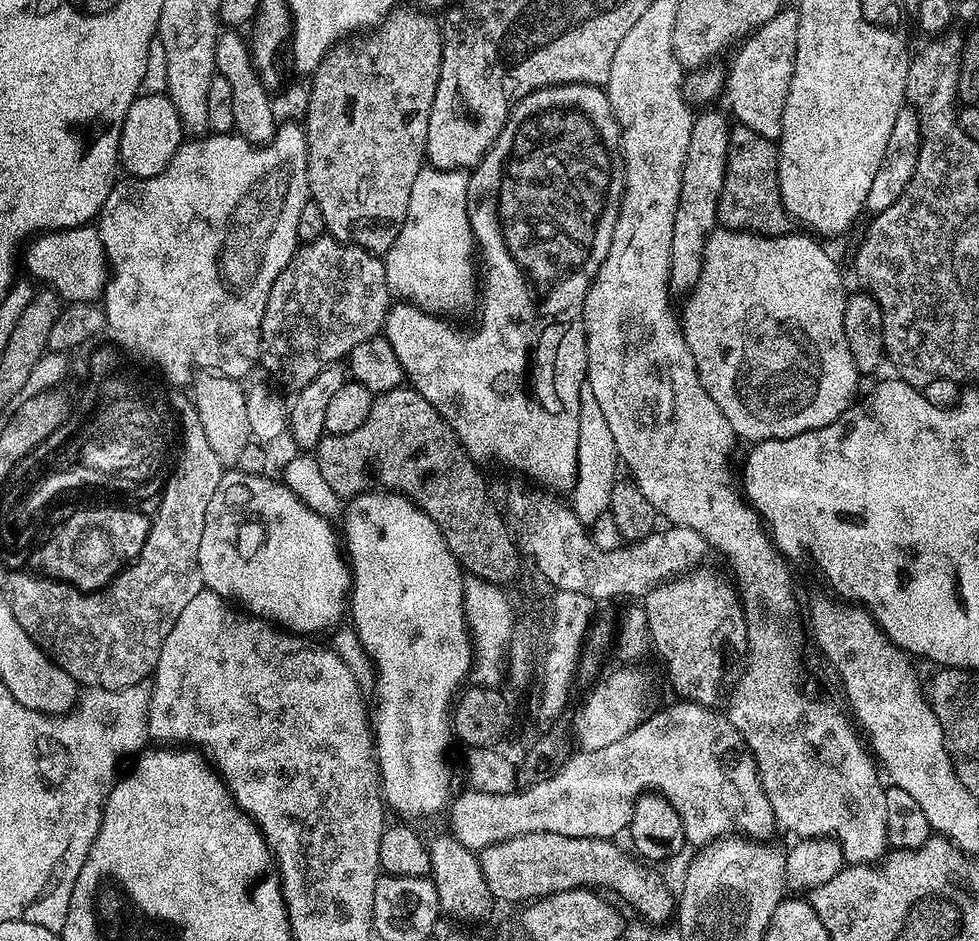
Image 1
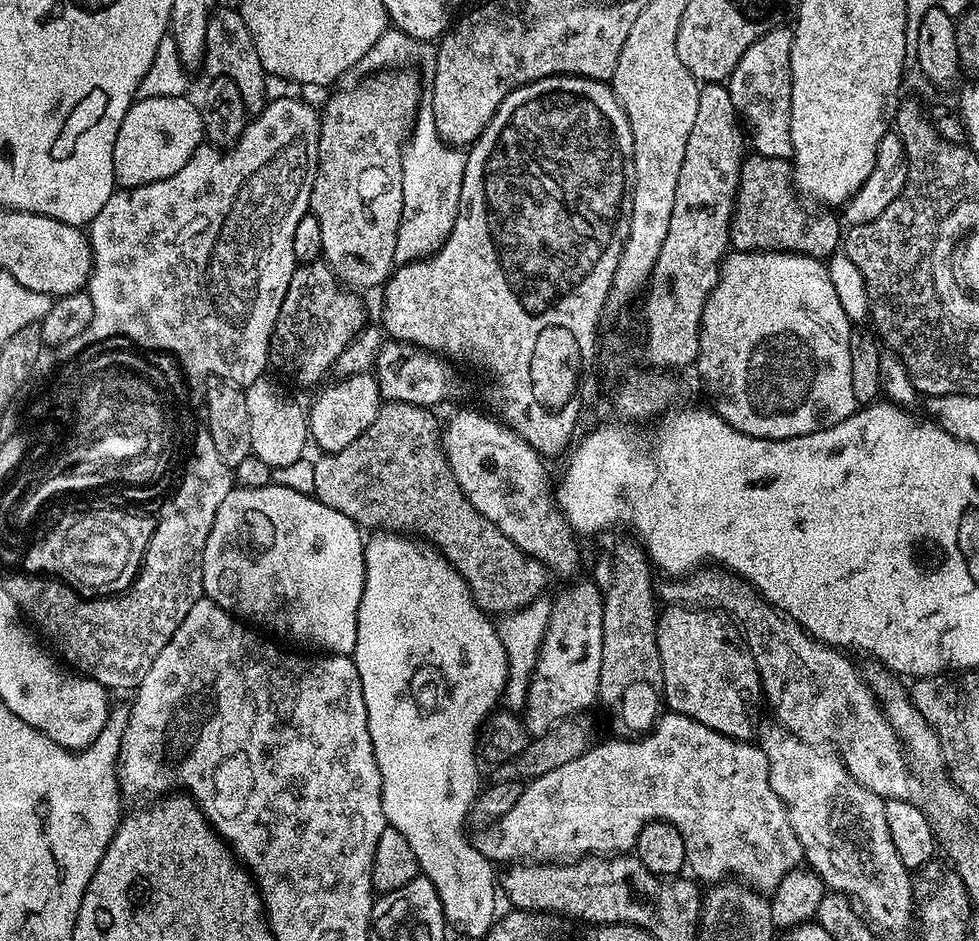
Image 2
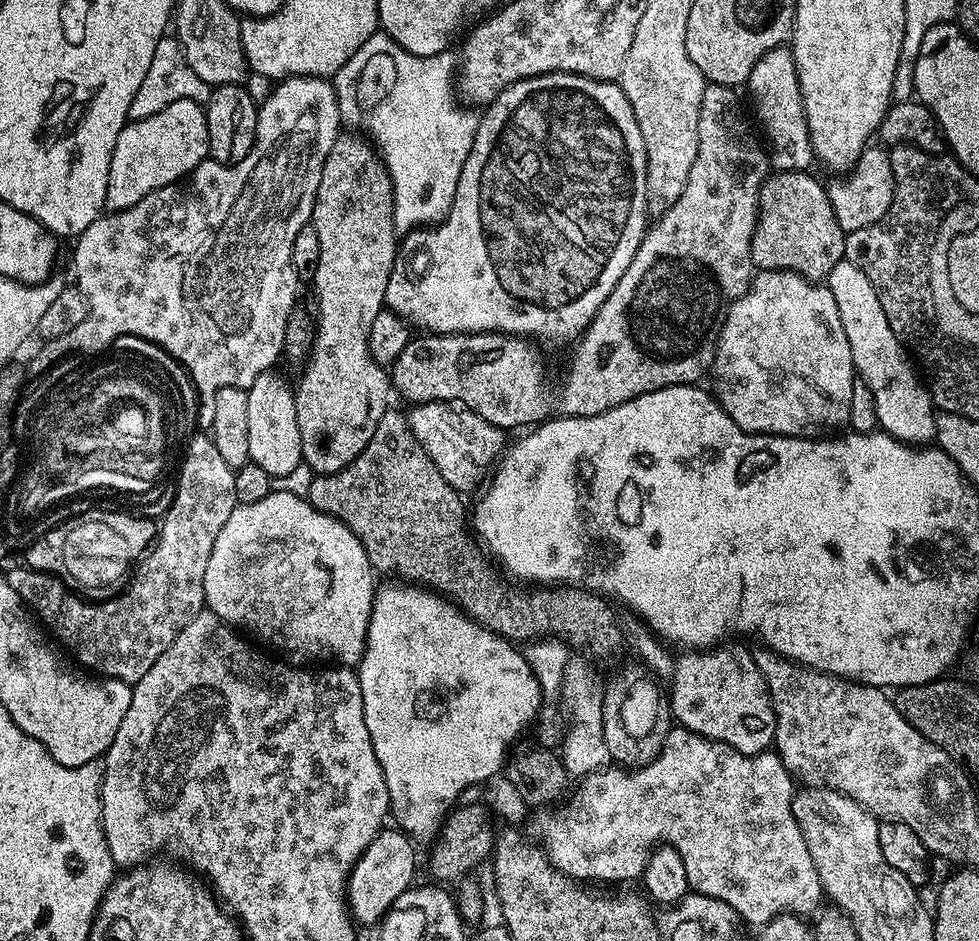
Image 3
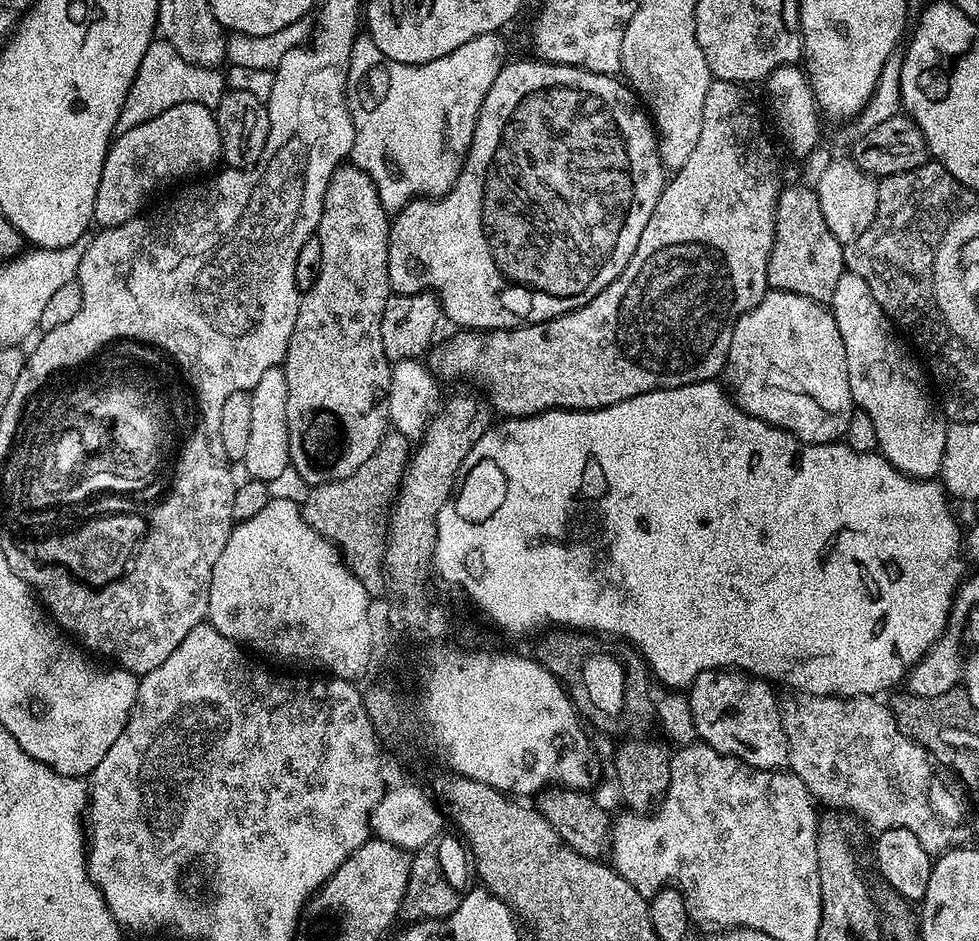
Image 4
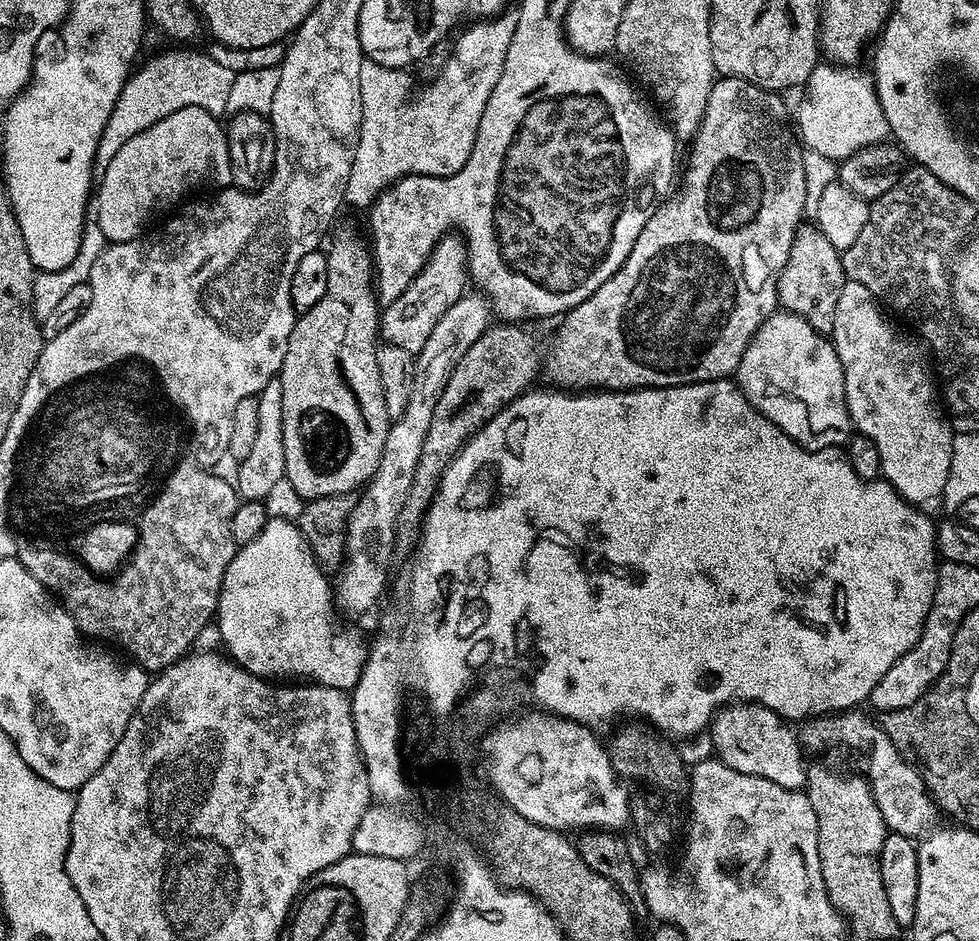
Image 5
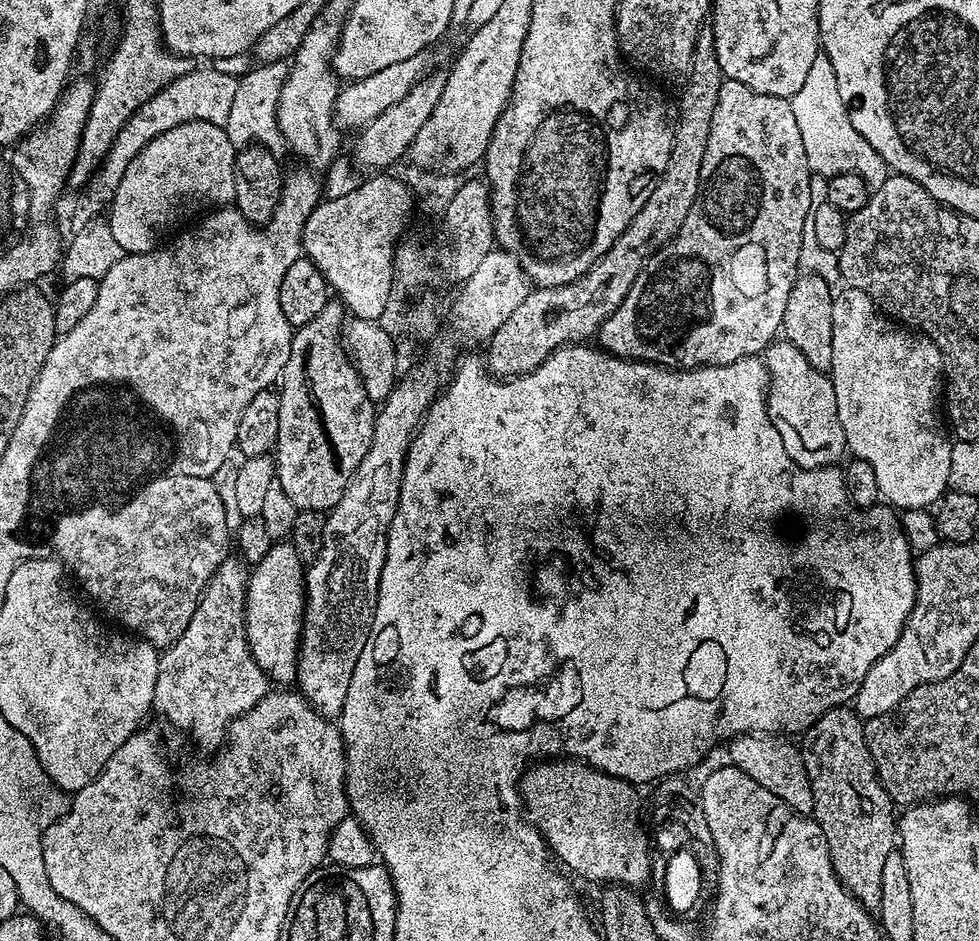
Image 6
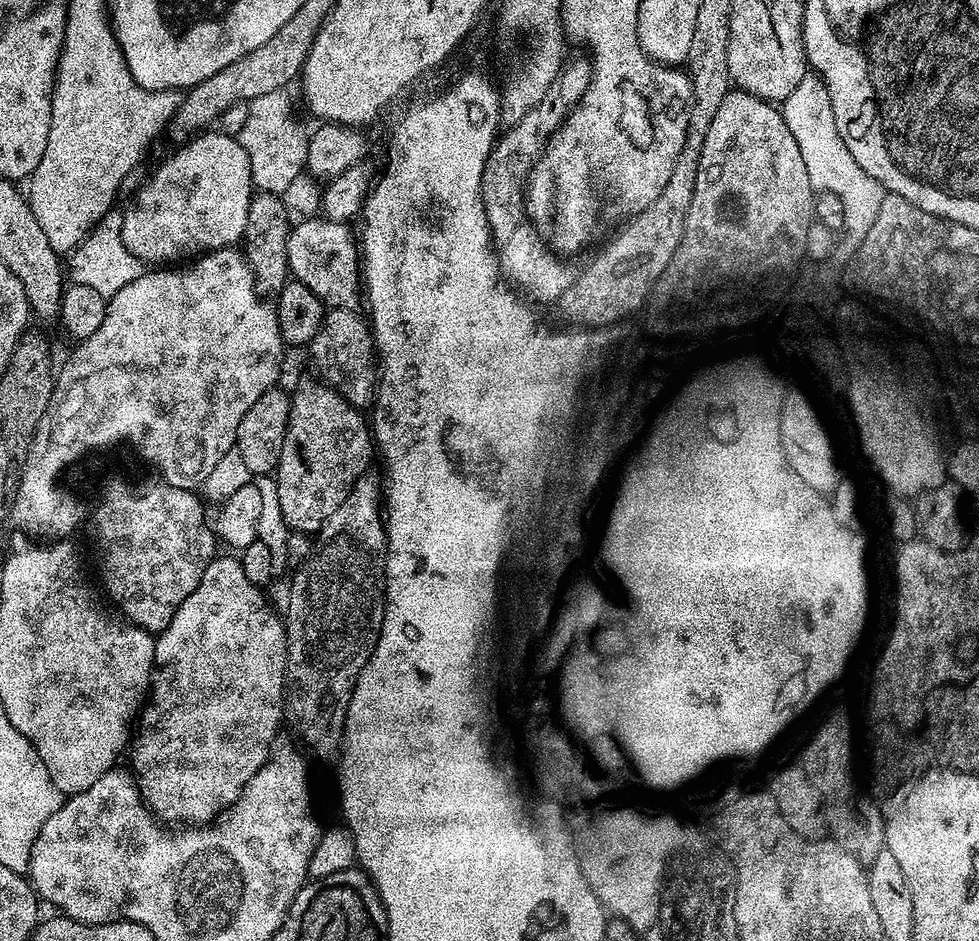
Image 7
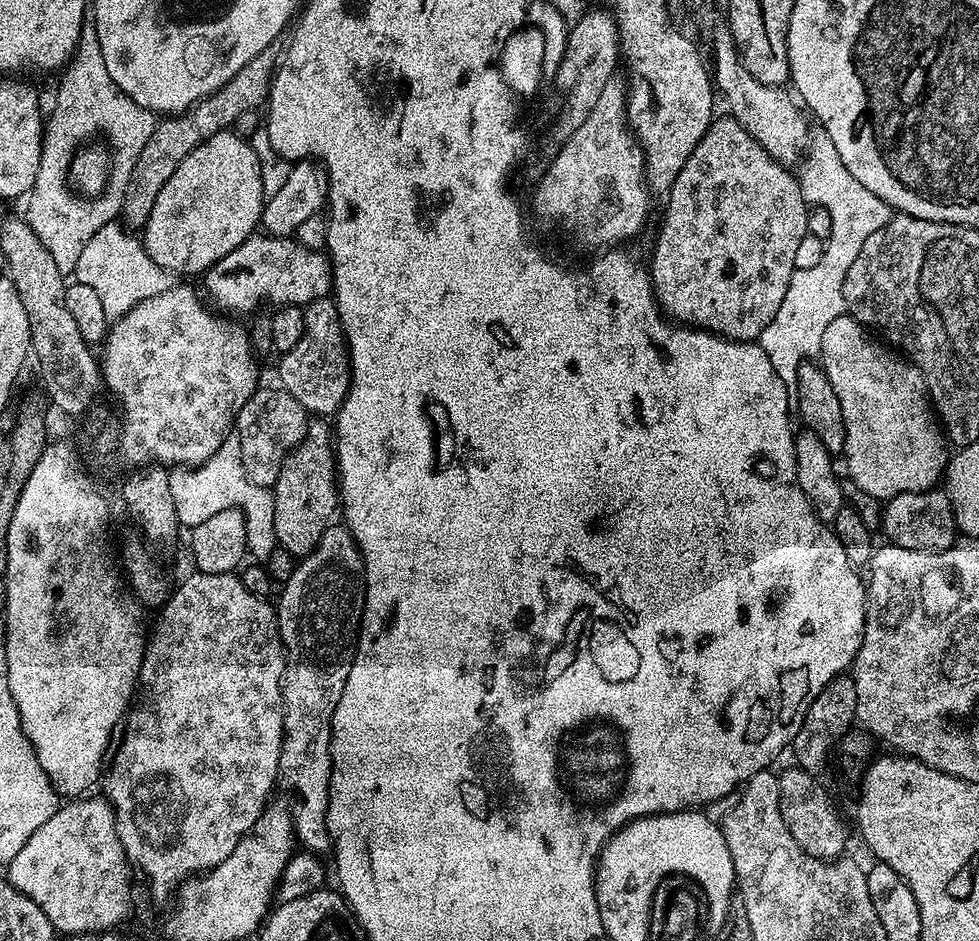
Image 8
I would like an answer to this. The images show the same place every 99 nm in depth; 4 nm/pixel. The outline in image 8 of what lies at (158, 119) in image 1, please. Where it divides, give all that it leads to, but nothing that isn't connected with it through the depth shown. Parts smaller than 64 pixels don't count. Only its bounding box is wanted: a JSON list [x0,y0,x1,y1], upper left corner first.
[143,132,266,277]

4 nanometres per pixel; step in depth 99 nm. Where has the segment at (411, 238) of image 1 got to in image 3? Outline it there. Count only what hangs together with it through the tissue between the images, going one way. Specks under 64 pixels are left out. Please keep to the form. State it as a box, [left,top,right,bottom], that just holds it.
[372,51,480,234]

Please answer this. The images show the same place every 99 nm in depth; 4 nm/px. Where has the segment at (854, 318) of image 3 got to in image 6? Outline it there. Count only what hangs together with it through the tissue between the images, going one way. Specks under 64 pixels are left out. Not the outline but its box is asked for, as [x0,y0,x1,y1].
[830,286,953,509]

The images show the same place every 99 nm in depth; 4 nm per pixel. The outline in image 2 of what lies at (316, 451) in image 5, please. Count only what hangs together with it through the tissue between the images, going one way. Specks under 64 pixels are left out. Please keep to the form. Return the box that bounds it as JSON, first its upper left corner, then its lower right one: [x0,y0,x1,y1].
[307,70,422,453]

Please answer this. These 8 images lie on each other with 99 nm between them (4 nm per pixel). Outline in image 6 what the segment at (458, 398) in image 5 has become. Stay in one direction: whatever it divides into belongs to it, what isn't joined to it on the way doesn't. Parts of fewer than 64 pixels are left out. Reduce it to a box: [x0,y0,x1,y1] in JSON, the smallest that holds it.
[486,27,726,382]

